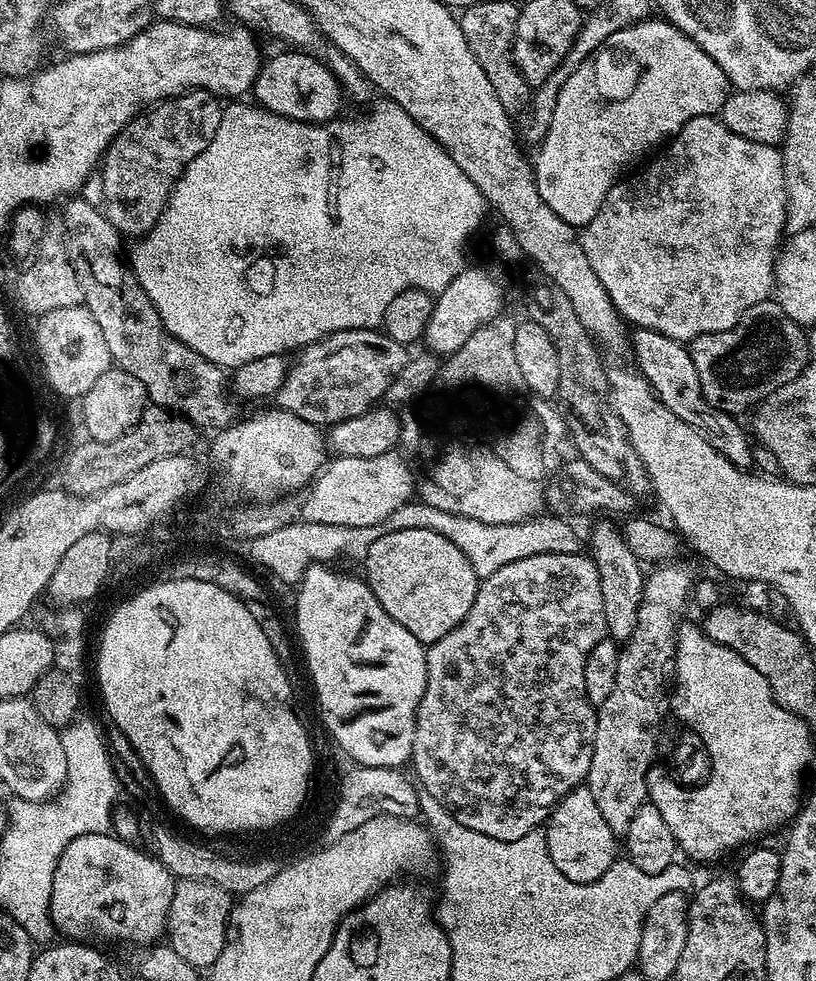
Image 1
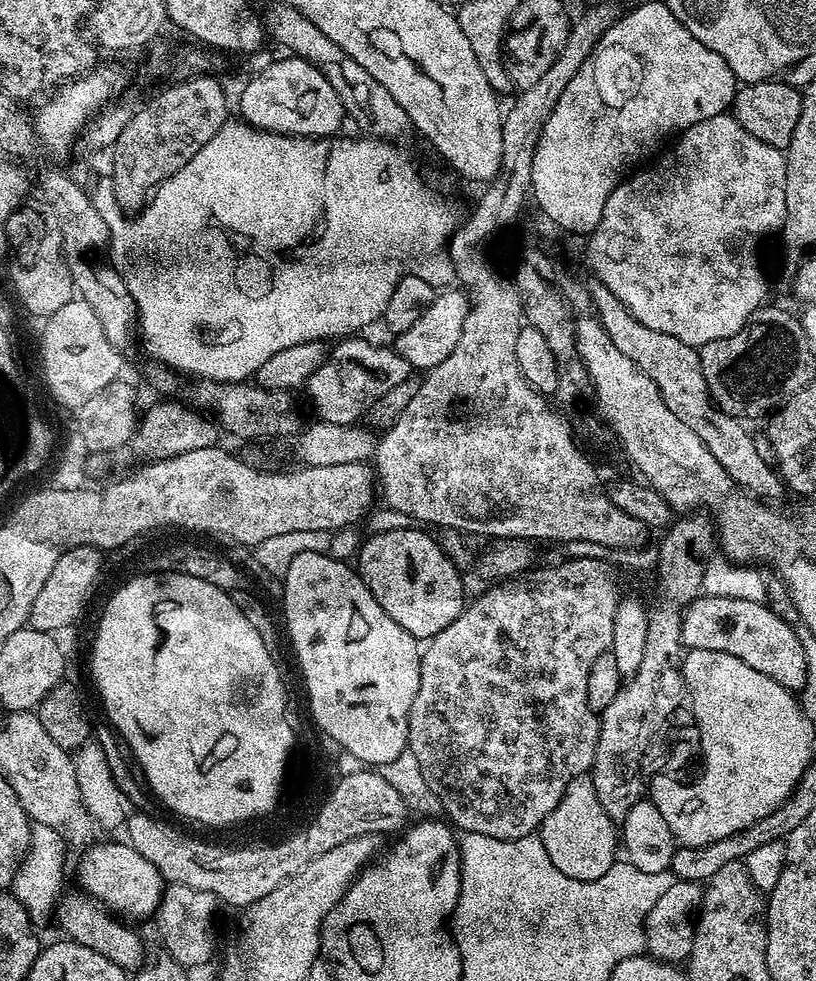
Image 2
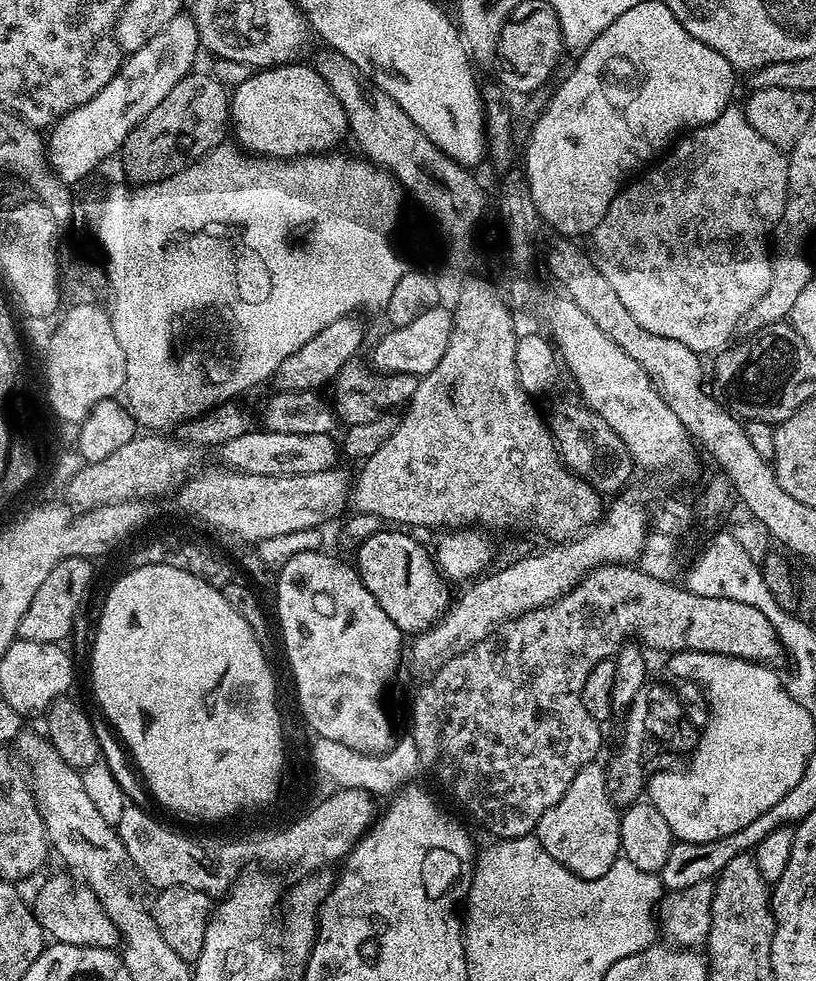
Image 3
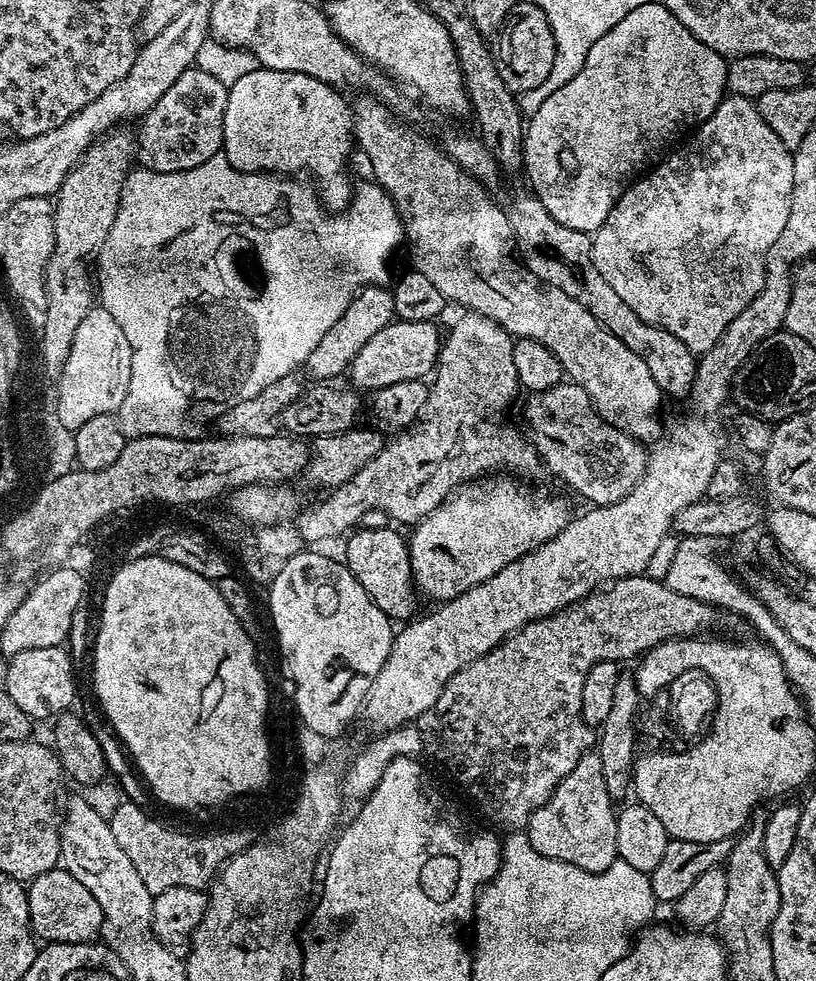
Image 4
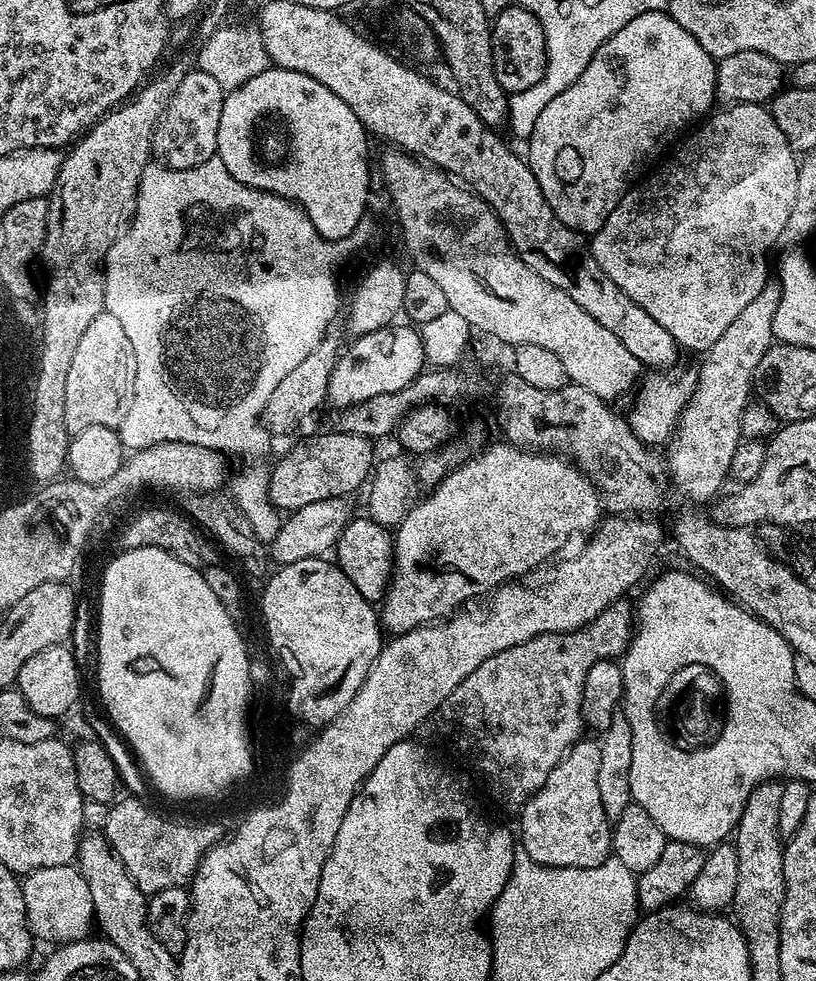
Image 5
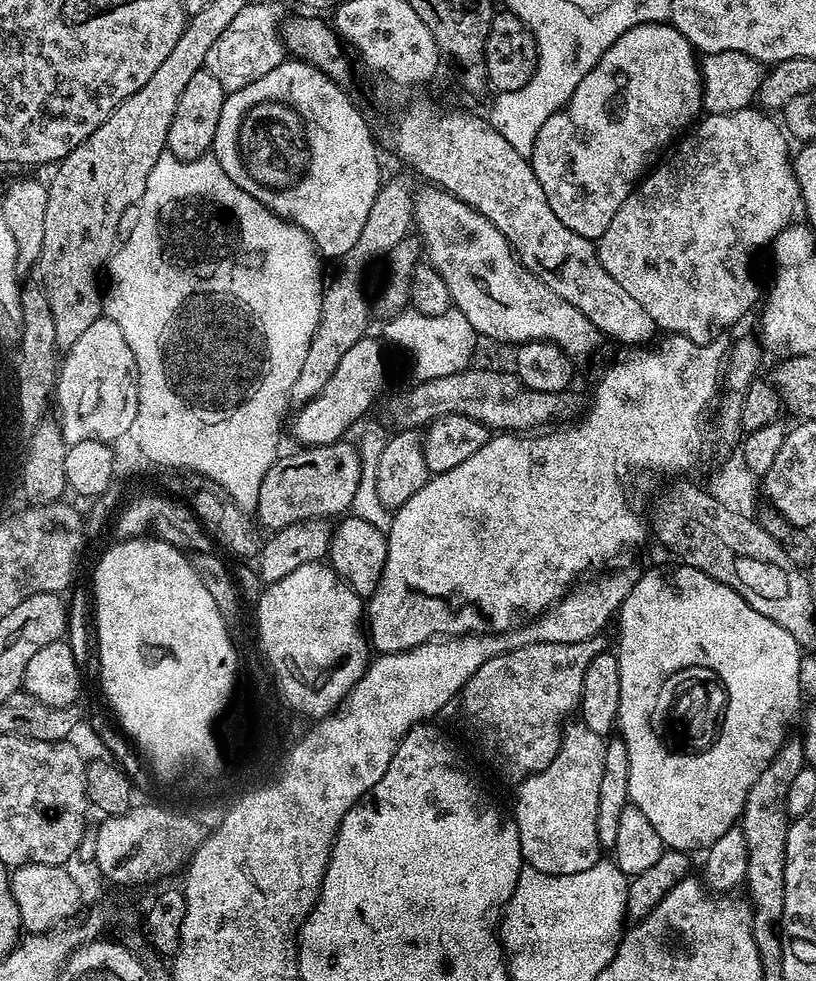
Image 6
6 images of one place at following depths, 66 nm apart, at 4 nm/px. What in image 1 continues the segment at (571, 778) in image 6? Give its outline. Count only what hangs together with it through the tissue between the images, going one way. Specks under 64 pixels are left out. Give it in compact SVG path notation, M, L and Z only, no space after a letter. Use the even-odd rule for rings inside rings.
M587 786L570 790L570 794L566 794L566 798L562 798L562 802L558 802L558 806L552 809L552 815L546 821L544 837L554 866L558 866L558 870L562 870L570 882L594 882L602 878L602 874L606 874L606 870L610 870L610 866L618 859L618 837L602 818L602 813L594 802L594 795Z

